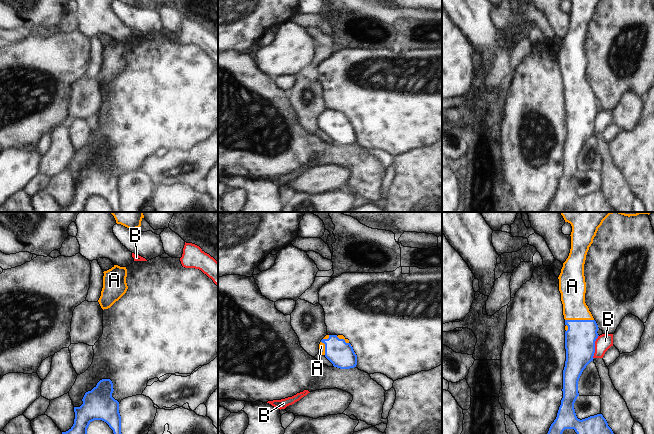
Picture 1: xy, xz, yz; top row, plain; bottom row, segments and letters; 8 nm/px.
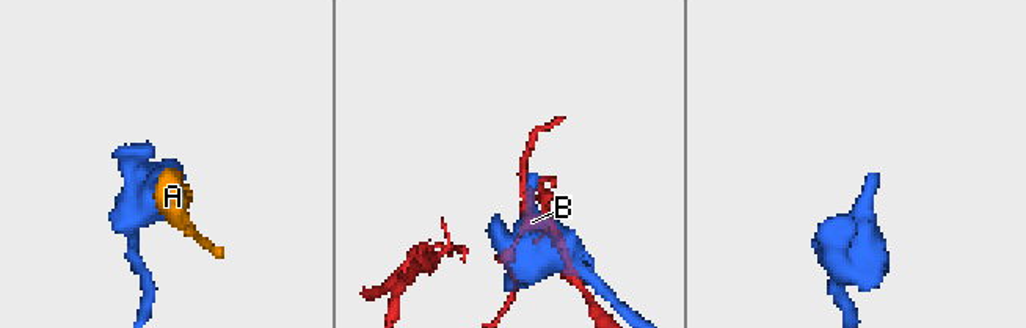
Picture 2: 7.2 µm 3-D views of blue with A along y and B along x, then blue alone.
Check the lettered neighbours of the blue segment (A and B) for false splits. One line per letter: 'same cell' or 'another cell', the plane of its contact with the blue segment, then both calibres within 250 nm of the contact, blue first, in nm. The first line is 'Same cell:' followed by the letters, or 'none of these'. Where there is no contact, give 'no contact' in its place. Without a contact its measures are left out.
Same cell: A
A: same cell; meets blue in yz; 240 nm thick on the blue side, 200 nm on the other
B: another cell; meets blue in yz; 240 nm thick on the blue side, 120 nm on the other

